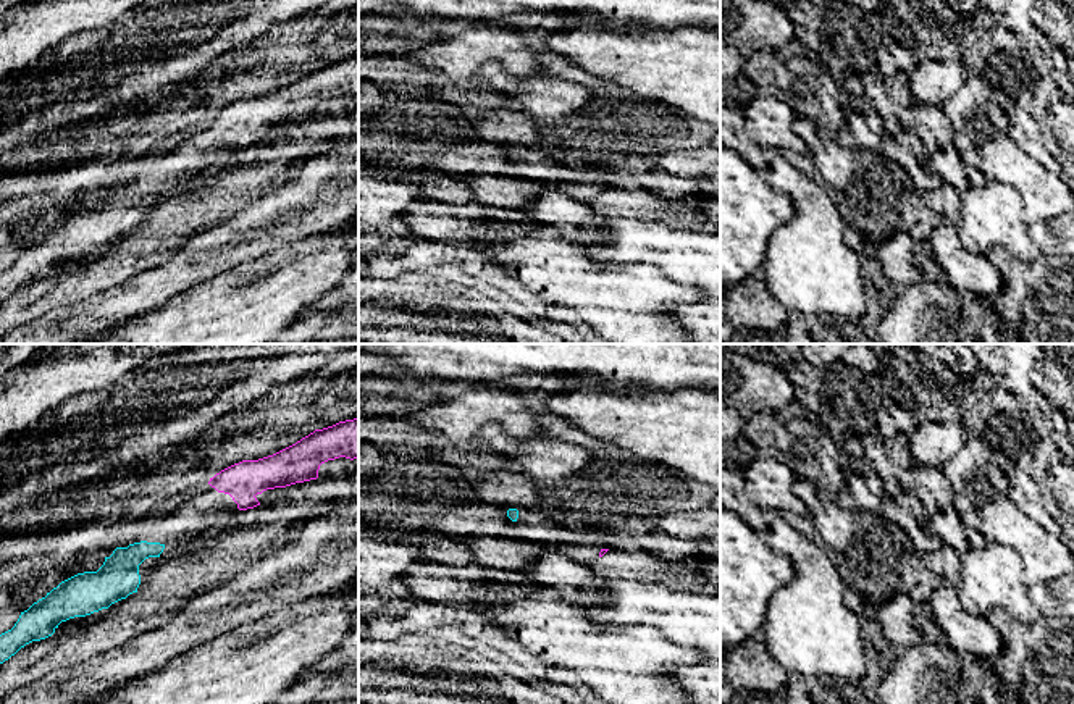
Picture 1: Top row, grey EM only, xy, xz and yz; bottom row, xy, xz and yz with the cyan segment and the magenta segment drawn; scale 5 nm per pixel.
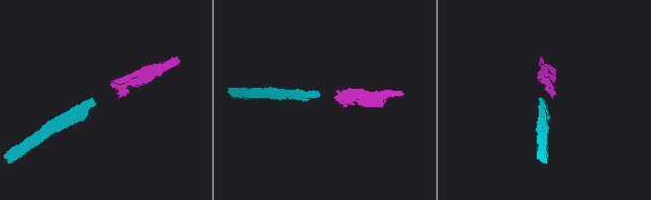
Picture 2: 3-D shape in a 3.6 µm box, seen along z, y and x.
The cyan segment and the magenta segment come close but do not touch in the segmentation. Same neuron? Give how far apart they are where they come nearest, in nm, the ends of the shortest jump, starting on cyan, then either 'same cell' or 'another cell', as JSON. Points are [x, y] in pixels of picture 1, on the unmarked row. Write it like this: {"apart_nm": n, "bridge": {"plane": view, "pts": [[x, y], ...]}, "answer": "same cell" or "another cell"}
{"apart_nm": 380, "bridge": {"plane": "xy", "pts": [[163, 183], [212, 125]]}, "answer": "same cell"}

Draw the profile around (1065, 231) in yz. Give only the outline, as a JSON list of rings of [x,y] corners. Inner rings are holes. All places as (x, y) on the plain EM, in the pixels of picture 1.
[[[1074,213],[1035,223],[1030,239],[1043,255],[1074,257]]]

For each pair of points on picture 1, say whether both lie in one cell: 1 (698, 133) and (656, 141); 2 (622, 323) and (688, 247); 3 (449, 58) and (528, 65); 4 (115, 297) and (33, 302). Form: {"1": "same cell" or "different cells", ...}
{"1": "same cell", "2": "different cells", "3": "same cell", "4": "different cells"}

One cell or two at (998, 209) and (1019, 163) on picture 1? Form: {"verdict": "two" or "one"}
{"verdict": "two"}

